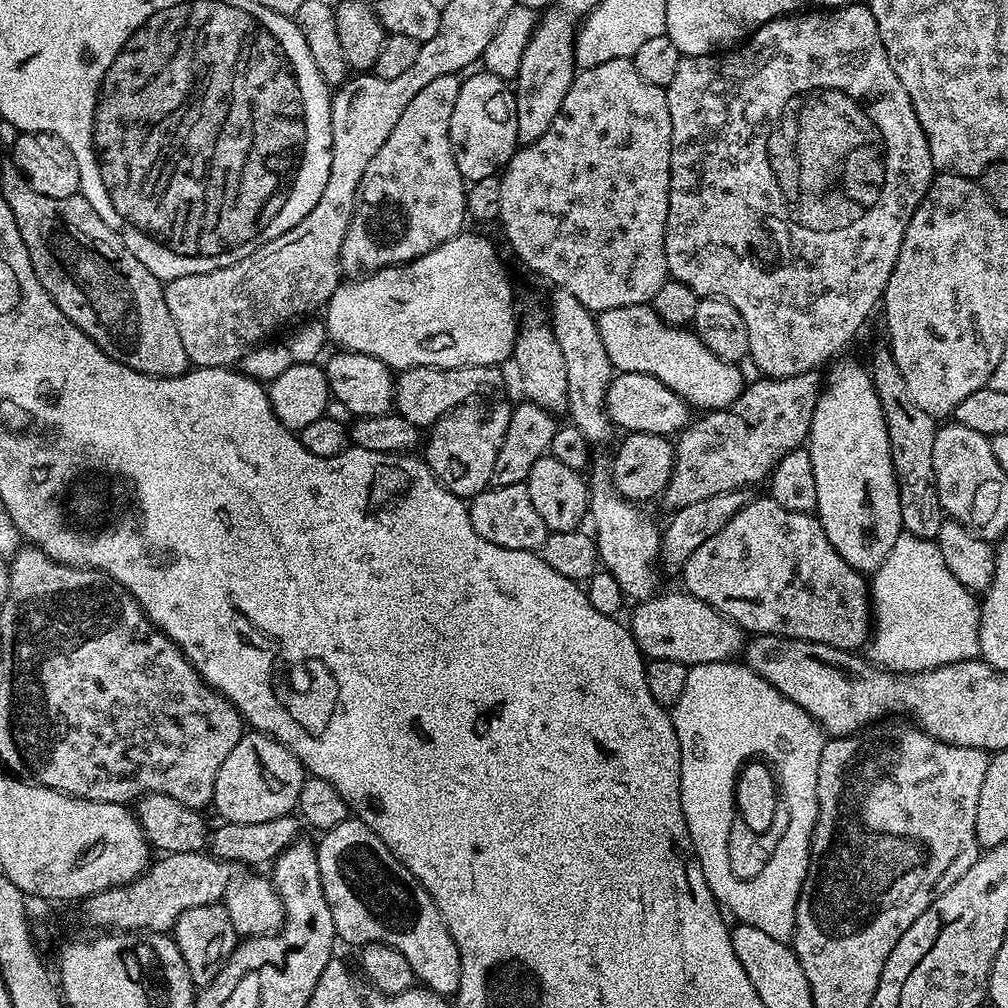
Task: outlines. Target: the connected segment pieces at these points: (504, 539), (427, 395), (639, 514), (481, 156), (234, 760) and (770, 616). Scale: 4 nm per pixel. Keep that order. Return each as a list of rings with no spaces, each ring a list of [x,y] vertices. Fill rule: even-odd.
[[[527,483],[485,488],[471,497],[468,513],[474,530],[483,540],[494,542],[494,546],[502,546],[506,550],[539,553],[549,534],[546,522],[542,522],[538,510],[534,510],[534,502],[530,502]]]
[[[458,366],[457,368],[405,368],[394,380],[394,411],[406,422],[421,430],[431,429],[447,412],[454,410],[459,404],[467,404],[479,394],[483,388],[492,388],[500,380],[501,369],[496,366]]]
[[[607,467],[591,469],[590,475],[590,524],[596,527],[594,539],[600,552],[600,563],[618,580],[629,601],[650,600],[657,595],[656,572],[660,558],[661,529],[643,512],[643,507],[625,500],[612,485]]]
[[[483,70],[461,79],[458,102],[454,102],[454,114],[450,114],[450,146],[454,150],[454,162],[458,162],[458,170],[468,182],[495,176],[508,165],[518,147],[518,106],[509,81]]]
[[[248,730],[218,770],[211,807],[224,822],[270,822],[270,818],[282,818],[296,808],[305,779],[304,767],[289,748],[263,732]]]
[[[770,498],[749,499],[748,504],[742,506],[742,510],[738,510],[738,514],[734,514],[734,518],[730,518],[730,522],[726,522],[726,526],[722,526],[722,530],[718,530],[718,534],[714,534],[714,538],[706,538],[706,542],[702,542],[702,546],[698,546],[698,550],[694,550],[694,554],[690,554],[682,573],[682,579],[684,579],[683,587],[691,596],[706,601],[711,608],[721,612],[727,620],[733,620],[748,634],[789,636],[792,640],[813,640],[835,648],[856,650],[859,649],[858,646],[863,640],[865,643],[869,639],[870,629],[874,624],[874,616],[870,611],[870,584],[865,573],[850,566],[850,562],[846,562],[846,558],[842,558],[842,554],[838,554],[838,550],[834,550],[834,546],[830,546],[830,538],[826,538],[819,519],[813,513],[786,510],[786,506],[778,506],[778,502],[774,502]]]

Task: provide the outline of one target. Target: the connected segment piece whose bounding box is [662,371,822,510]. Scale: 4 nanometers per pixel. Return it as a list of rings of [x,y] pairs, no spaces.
[[[819,371],[777,380],[759,378],[749,383],[744,393],[730,406],[705,411],[701,420],[693,419],[675,441],[676,461],[662,503],[668,510],[675,510],[690,506],[690,502],[702,502],[702,498],[714,498],[714,494],[752,490],[755,484],[763,480],[765,483],[776,469],[776,463],[790,454],[790,450],[801,447],[807,441],[821,387],[822,376]]]

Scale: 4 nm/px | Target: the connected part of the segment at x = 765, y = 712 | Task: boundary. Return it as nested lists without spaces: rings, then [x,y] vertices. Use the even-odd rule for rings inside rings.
[[[732,660],[691,665],[686,674],[682,698],[671,705],[670,715],[680,743],[680,805],[692,839],[692,849],[696,851],[696,861],[702,866],[702,875],[706,878],[706,886],[710,886],[717,904],[729,917],[737,916],[735,919],[739,923],[758,926],[758,930],[770,934],[770,938],[791,941],[796,930],[798,898],[804,891],[804,881],[808,878],[814,826],[818,822],[818,762],[822,758],[826,739],[824,729],[816,723],[813,716],[802,710],[802,706],[790,702],[790,698],[786,698],[774,686],[770,686],[770,682],[754,674],[754,670],[750,670],[747,664]],[[749,758],[763,758],[774,765],[775,775],[782,785],[783,803],[790,810],[790,822],[786,826],[786,834],[782,834],[782,842],[778,842],[762,874],[749,880],[740,880],[734,870],[730,870],[728,839],[730,826],[738,816],[736,777]]]

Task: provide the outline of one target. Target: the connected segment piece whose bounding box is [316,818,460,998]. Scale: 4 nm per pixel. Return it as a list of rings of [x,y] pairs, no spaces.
[[[355,818],[342,821],[334,830],[323,833],[316,844],[318,874],[322,878],[322,890],[330,906],[330,918],[334,918],[336,935],[341,941],[355,946],[389,944],[394,946],[410,962],[417,981],[430,991],[445,998],[455,997],[460,985],[460,951],[438,910],[432,895],[420,885],[420,880],[410,874],[408,867],[363,822]]]

